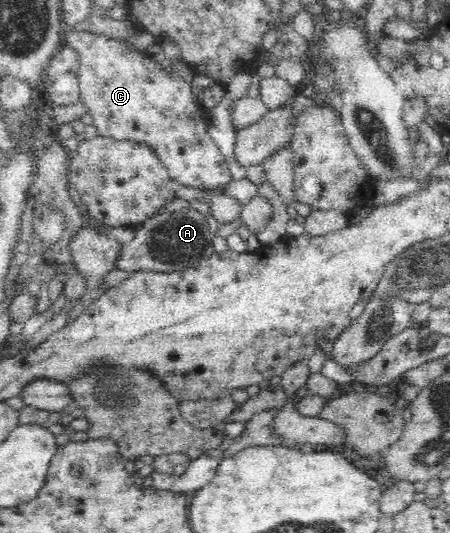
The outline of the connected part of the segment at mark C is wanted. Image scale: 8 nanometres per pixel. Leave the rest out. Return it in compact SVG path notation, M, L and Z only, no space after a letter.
M66 29L66 45L74 47L80 53L80 91L81 100L87 106L87 112L94 119L93 125L98 135L118 139L136 139L149 143L158 158L165 162L168 172L179 184L209 191L218 191L234 180L230 168L220 149L207 131L206 110L196 103L192 84L184 82L178 75L162 69L160 63L152 61L145 51L126 47L121 41L105 35L86 31L72 32Z

